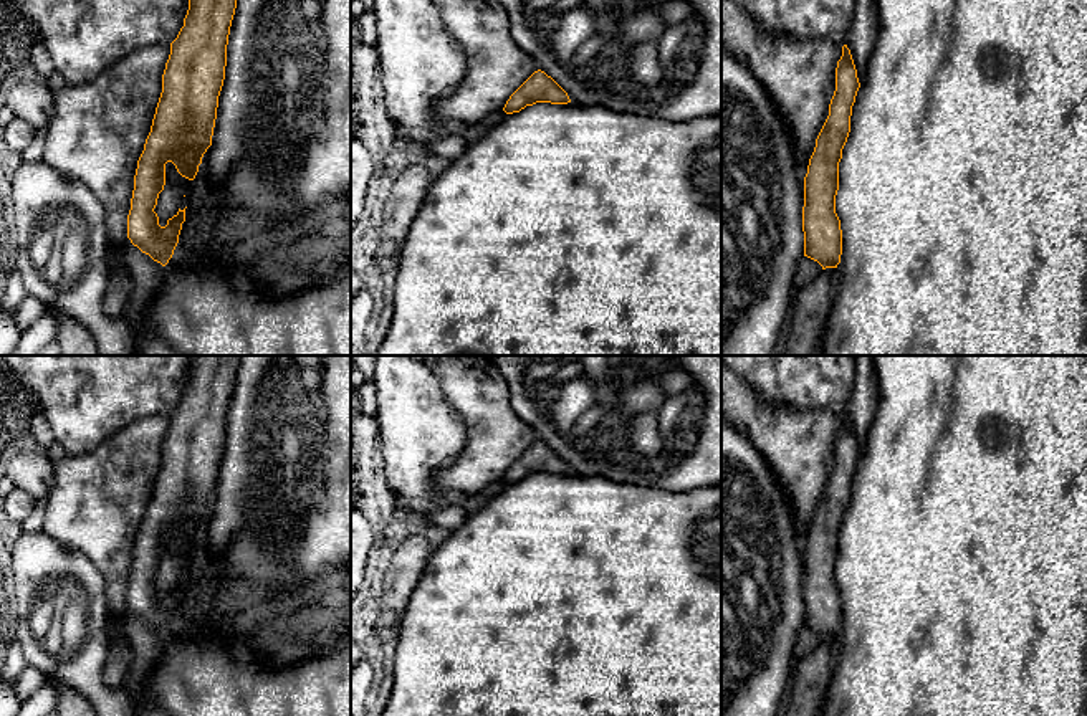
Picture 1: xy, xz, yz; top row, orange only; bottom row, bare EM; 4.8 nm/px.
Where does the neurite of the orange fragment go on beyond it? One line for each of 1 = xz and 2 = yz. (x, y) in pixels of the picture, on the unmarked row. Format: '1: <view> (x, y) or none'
1: none
2: none

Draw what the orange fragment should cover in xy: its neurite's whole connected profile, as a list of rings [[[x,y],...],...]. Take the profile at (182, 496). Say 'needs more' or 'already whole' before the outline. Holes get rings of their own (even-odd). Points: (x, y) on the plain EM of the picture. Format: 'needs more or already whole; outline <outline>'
already whole; outline [[[190,356],[189,380],[184,389],[184,397],[180,399],[177,408],[170,413],[170,425],[162,445],[162,463],[156,478],[151,503],[144,514],[144,521],[137,531],[131,580],[127,585],[127,609],[134,617],[162,637],[165,637],[172,628],[179,613],[182,594],[185,592],[185,579],[179,579],[179,582],[167,590],[165,597],[159,595],[159,587],[154,582],[159,564],[165,556],[165,534],[172,532],[182,547],[194,551],[204,524],[212,516],[218,466],[225,450],[228,405],[238,364],[240,356]]]

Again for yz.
already whole; outline [[[847,415],[836,438],[836,461],[829,486],[816,509],[804,547],[804,627],[822,640],[837,638],[842,625],[842,600],[836,584],[839,561],[839,532],[850,503],[852,476],[860,458],[857,440]]]

